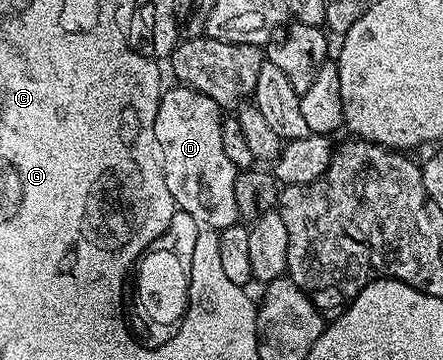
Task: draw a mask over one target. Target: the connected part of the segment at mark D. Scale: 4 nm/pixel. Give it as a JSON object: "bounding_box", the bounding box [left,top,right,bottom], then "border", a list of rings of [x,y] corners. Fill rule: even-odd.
{"bounding_box":[154,85,240,232],"border":[[[174,85],[174,88],[163,90],[162,99],[158,103],[158,112],[154,122],[154,141],[162,160],[162,172],[166,175],[166,184],[174,198],[174,206],[179,212],[191,215],[203,228],[220,232],[225,227],[239,222],[240,216],[236,209],[236,189],[234,177],[236,168],[224,154],[224,141],[220,138],[223,108],[218,106],[212,97],[194,91],[190,87]]]}

